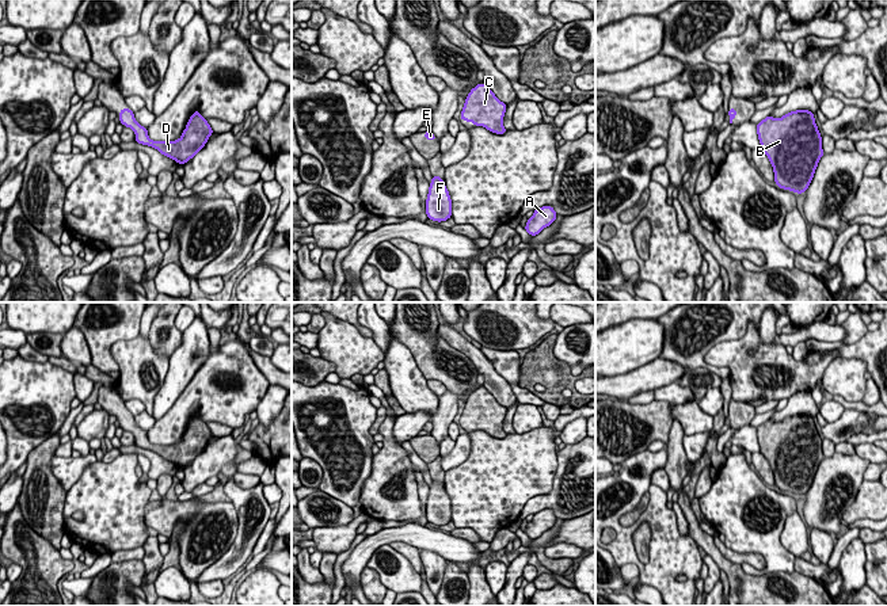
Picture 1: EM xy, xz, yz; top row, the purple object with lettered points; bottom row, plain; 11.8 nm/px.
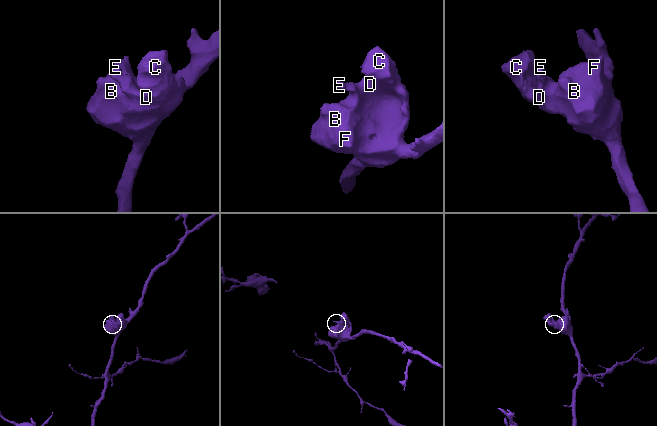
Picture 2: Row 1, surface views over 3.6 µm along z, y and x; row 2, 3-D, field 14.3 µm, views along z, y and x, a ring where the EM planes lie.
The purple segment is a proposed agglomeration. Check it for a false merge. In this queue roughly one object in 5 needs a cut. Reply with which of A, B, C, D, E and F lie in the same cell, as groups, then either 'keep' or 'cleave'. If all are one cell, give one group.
groups A B C D E F; keep

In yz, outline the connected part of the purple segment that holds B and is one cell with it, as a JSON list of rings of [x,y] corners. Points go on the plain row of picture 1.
[[[796,413],[781,422],[769,419],[757,427],[757,438],[773,470],[776,489],[803,498],[825,458],[814,416]]]

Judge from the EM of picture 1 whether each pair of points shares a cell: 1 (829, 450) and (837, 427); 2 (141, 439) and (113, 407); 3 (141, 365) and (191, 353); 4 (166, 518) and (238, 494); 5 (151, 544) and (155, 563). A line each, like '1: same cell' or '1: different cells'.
1: different cells
2: same cell
3: different cells
4: different cells
5: same cell

